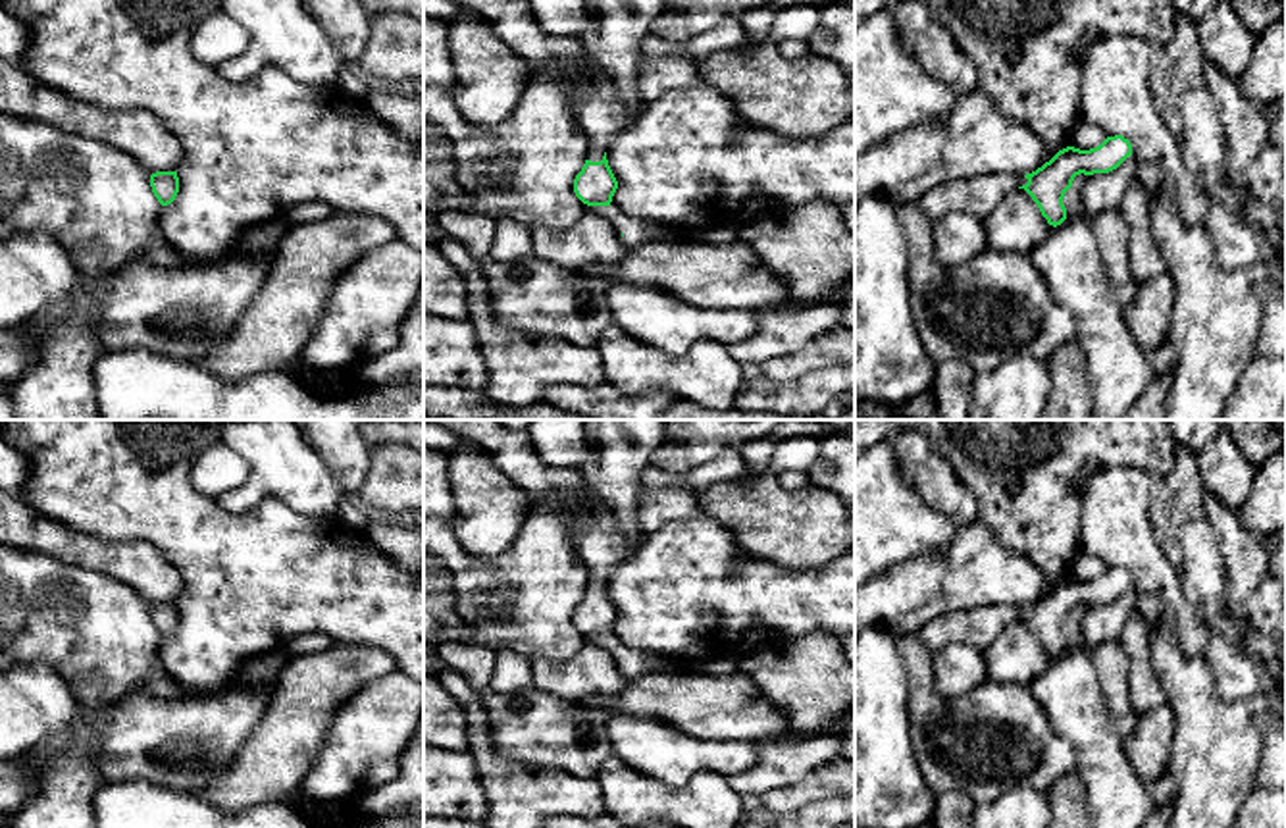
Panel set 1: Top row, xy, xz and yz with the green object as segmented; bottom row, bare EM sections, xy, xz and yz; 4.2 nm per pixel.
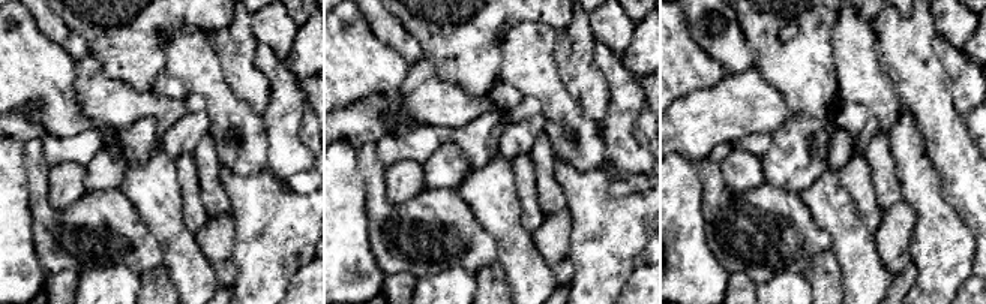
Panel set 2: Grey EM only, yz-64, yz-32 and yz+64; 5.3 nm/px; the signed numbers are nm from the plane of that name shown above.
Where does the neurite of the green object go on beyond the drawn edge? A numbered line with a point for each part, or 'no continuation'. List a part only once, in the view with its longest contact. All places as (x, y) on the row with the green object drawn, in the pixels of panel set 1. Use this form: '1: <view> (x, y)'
1: xz (601, 114)

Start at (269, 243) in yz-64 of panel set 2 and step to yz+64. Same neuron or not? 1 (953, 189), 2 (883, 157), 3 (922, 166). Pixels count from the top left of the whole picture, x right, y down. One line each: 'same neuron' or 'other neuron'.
1: other neuron
2: other neuron
3: same neuron

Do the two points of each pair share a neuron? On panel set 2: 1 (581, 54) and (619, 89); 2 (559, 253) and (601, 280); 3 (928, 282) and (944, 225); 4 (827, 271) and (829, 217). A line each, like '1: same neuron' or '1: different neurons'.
1: different neurons
2: different neurons
3: same neuron
4: different neurons

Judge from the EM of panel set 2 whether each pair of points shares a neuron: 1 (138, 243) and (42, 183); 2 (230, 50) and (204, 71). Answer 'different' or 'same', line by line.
1: same
2: different

